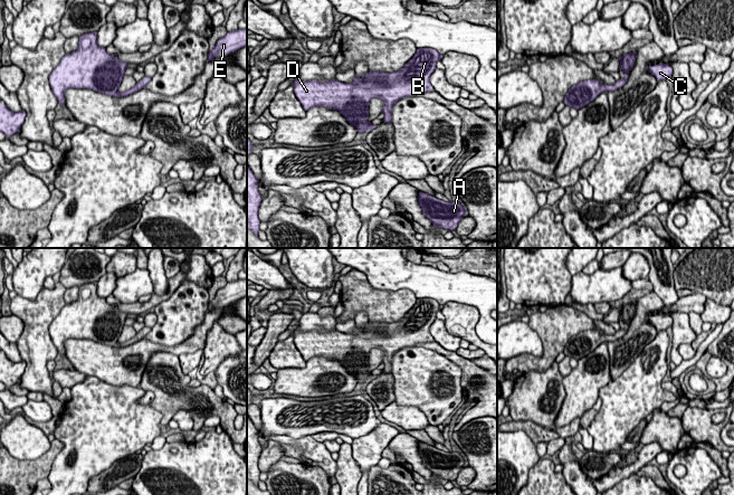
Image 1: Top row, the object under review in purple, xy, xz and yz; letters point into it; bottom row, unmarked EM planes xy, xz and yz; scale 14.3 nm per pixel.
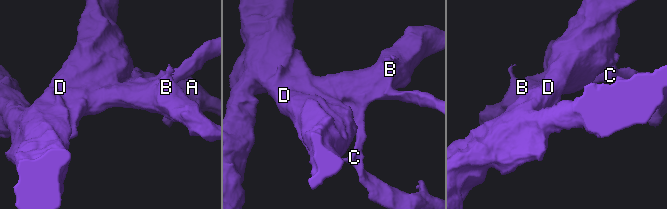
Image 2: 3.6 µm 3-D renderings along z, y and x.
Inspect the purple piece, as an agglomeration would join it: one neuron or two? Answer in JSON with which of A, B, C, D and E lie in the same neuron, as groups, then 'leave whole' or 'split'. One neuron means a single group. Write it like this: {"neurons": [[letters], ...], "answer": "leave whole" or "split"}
{"neurons": [["A", "B", "C", "D", "E"]], "answer": "leave whole"}

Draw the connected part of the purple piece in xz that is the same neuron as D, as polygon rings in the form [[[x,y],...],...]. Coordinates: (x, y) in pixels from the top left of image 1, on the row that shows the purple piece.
[[[419,48],[400,70],[394,73],[369,70],[362,78],[355,75],[352,84],[339,82],[336,78],[325,82],[304,82],[297,75],[293,85],[294,93],[305,111],[315,106],[337,110],[351,125],[356,127],[358,133],[368,133],[378,126],[368,121],[370,101],[372,98],[380,98],[384,102],[382,108],[384,113],[383,121],[387,124],[392,124],[392,107],[398,101],[435,91],[430,84],[430,76],[437,68],[437,61],[441,59],[442,56],[436,49]]]

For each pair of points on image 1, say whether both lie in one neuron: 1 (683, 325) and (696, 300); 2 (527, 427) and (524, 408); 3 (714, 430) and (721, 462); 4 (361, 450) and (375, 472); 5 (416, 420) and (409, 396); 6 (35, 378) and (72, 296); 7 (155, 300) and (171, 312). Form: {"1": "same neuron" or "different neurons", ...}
{"1": "different neurons", "2": "different neurons", "3": "different neurons", "4": "different neurons", "5": "different neurons", "6": "different neurons", "7": "different neurons"}

